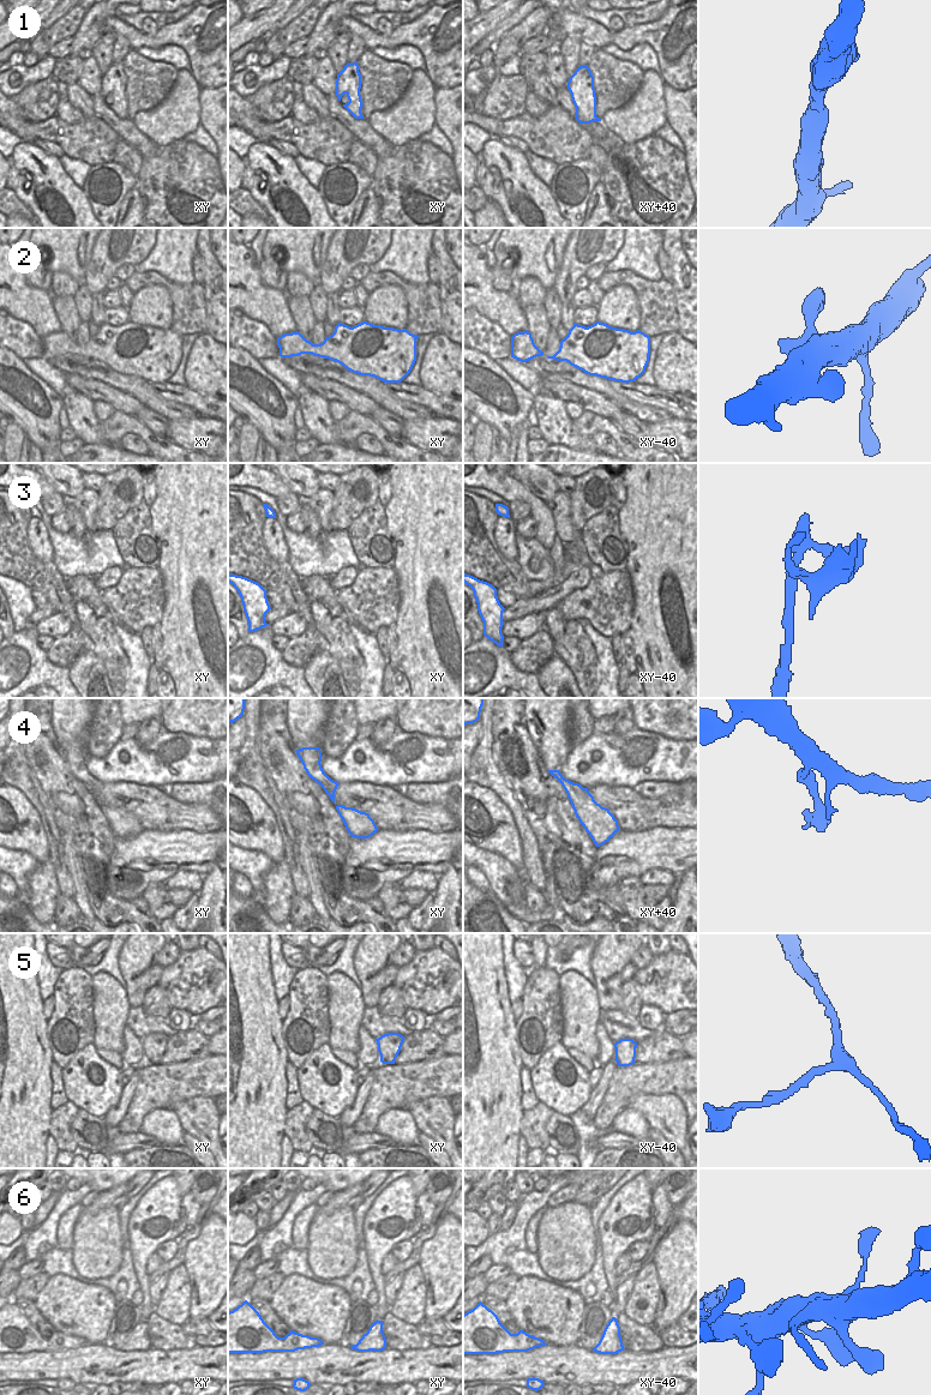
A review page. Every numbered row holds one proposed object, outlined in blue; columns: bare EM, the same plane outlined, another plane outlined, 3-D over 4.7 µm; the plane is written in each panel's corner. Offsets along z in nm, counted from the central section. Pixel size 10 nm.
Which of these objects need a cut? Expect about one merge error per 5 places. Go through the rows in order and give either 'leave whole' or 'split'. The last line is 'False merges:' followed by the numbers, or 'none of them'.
1: leave whole
2: leave whole
3: split
4: leave whole
5: leave whole
6: leave whole
False merges: 3

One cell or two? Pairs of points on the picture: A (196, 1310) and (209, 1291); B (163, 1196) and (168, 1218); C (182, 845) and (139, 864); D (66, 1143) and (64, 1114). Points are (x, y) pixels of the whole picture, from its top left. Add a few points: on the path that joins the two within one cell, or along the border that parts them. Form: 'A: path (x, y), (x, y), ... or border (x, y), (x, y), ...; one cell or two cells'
A: path (200, 1305), (205, 1296); one cell
B: path (163, 1201), (163, 1213); one cell
C: path (172, 851), (161, 855), (149, 855); one cell
D: path (64, 1136), (64, 1122); one cell

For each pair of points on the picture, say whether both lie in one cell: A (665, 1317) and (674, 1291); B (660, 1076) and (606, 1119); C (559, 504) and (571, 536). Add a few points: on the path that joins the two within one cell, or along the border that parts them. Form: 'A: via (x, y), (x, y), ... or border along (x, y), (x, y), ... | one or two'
A: via (668, 1311), (674, 1297) | one
B: via (644, 1078), (638, 1078), (613, 1104) | one
C: via (560, 512), (564, 528) | one

